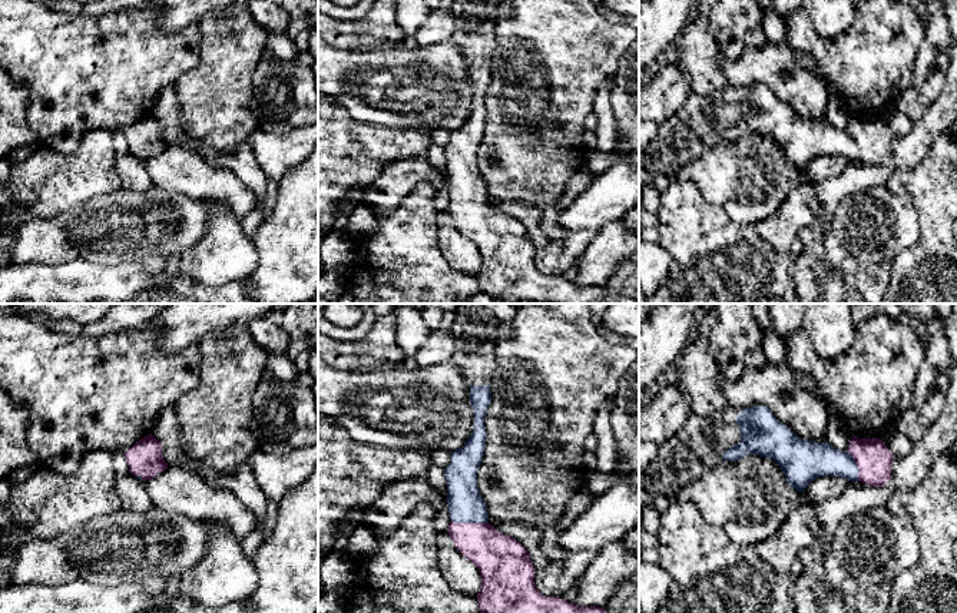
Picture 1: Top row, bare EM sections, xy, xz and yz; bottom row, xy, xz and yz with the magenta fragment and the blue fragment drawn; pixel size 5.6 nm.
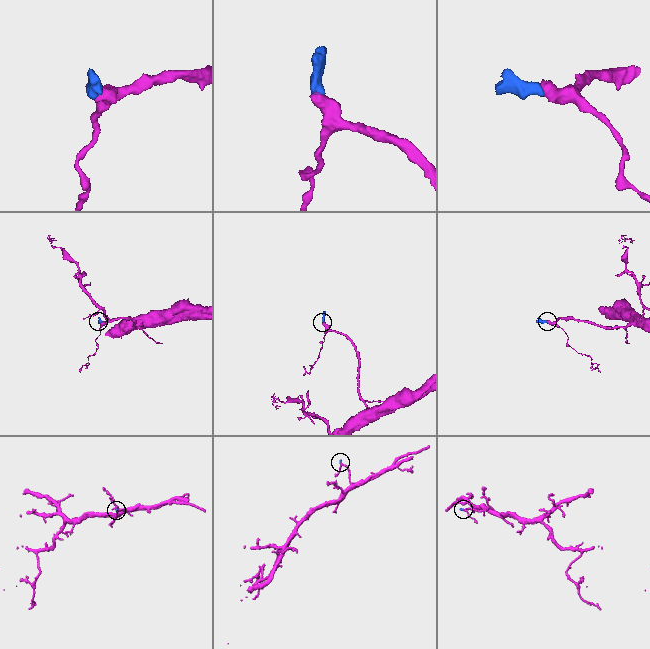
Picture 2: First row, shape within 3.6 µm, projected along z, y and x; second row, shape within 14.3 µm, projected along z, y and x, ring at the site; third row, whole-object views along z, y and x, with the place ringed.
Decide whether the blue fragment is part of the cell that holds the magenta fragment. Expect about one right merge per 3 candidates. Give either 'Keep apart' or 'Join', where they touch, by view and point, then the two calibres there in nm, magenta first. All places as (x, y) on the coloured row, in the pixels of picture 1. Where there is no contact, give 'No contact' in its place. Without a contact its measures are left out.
Join. Touches magenta at xz (469, 523). Thickness 260 nm (magenta) against 200 nm

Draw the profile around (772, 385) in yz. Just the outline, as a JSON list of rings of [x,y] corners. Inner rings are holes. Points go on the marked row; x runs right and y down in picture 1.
[[[787,357],[779,365],[766,362],[761,368],[745,368],[734,382],[719,372],[718,384],[726,407],[765,405],[799,438],[827,441],[825,431],[831,417],[827,404],[797,382]]]

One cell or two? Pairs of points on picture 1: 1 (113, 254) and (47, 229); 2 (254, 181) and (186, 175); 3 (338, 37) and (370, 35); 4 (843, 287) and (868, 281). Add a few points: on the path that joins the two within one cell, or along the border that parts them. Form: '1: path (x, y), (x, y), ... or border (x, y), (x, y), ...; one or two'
1: path (113, 232), (108, 229), (69, 234); one
2: border (211, 165), (228, 168), (255, 195), (257, 206); two
3: path (345, 35), (363, 35); one
4: border (828, 262), (840, 267), (857, 288); two

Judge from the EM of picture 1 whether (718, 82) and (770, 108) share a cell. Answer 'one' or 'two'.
two

